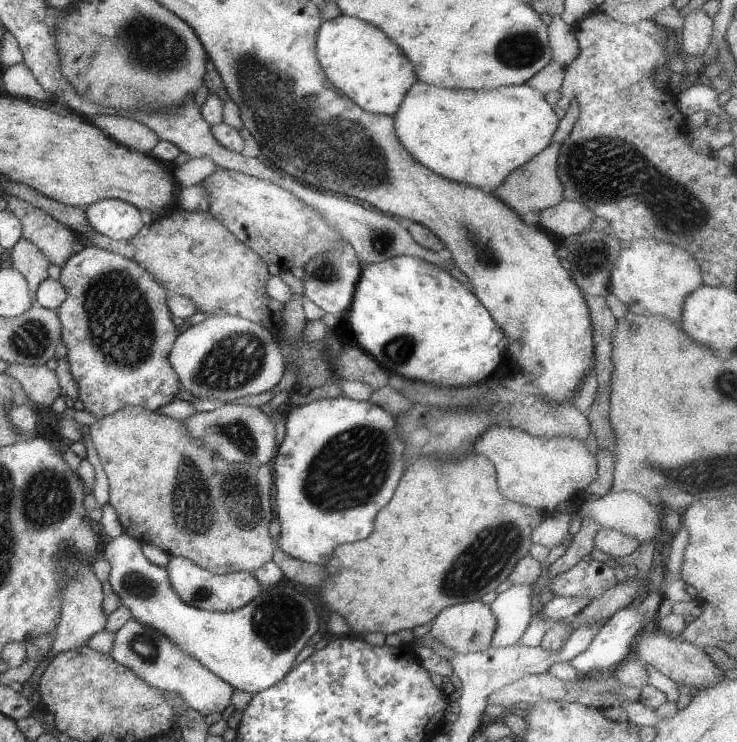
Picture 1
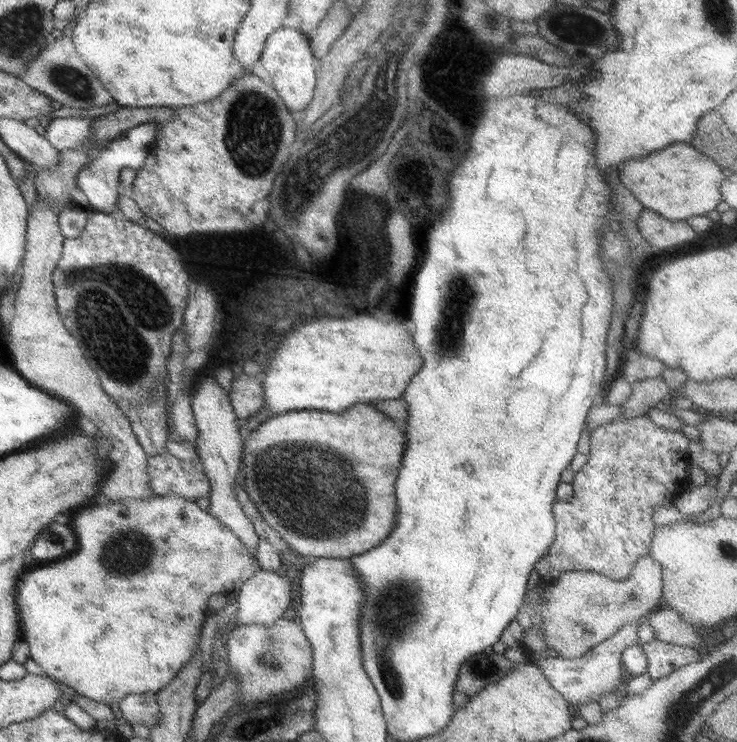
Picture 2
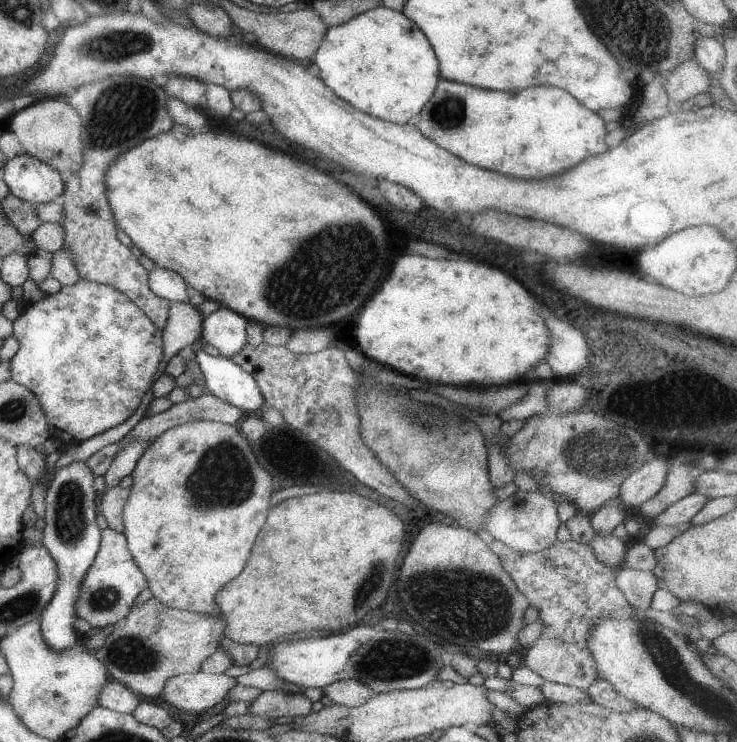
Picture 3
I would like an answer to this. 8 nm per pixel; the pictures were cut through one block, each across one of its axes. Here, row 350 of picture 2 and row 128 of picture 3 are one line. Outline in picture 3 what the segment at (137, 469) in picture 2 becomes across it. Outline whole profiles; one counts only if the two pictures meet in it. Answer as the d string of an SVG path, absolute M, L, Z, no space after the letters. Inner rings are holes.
M65 97L40 99L14 114L4 123L12 131L30 156L40 159L62 175L70 176L82 168L82 119Z

